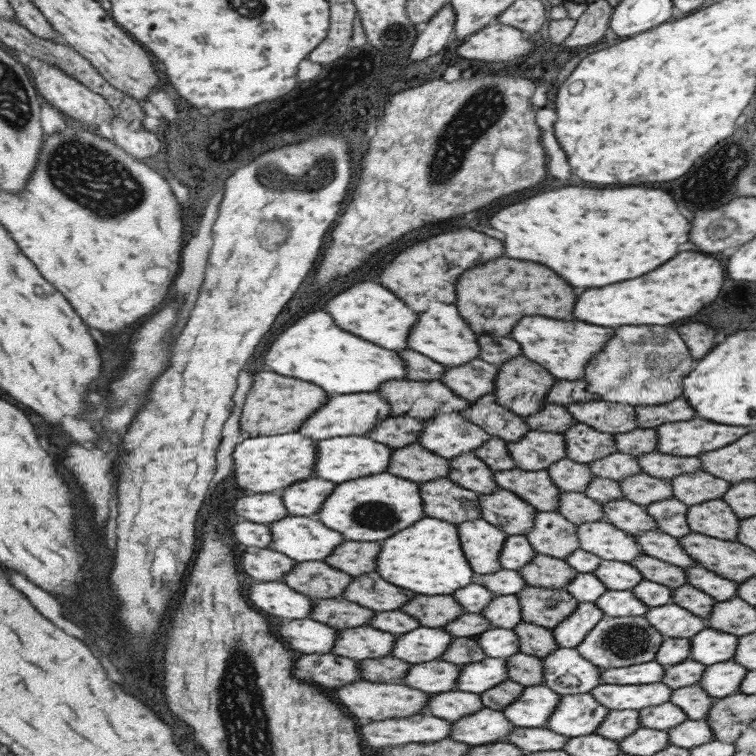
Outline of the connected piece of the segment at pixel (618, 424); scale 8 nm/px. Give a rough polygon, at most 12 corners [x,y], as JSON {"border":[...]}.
{"border":[[595,399],[567,405],[577,423],[602,433],[636,428],[631,405]]}

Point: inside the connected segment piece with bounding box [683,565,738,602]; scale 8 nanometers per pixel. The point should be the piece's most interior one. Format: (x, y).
(720, 589)

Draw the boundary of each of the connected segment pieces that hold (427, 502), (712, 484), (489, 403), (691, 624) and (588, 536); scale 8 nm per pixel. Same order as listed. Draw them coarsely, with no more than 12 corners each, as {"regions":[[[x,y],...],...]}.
{"regions":[[[445,477],[419,482],[425,517],[480,518],[478,493]],[[702,470],[669,484],[685,506],[721,499],[731,485]],[[492,394],[458,413],[490,437],[517,442],[526,420],[494,401]],[[671,602],[643,617],[664,638],[690,639],[702,618]],[[602,520],[576,526],[577,547],[601,560],[631,562],[636,540]]]}

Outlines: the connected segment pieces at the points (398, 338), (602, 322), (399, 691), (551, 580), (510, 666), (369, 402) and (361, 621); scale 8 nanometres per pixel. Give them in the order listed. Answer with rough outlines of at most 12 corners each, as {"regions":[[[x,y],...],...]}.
{"regions":[[[357,282],[323,310],[387,350],[405,350],[418,313]],[[681,252],[577,296],[573,318],[667,326],[715,300],[719,262]],[[358,680],[333,688],[357,718],[421,714],[426,692]],[[535,554],[517,571],[529,586],[565,589],[578,573],[564,560]],[[516,652],[503,658],[521,686],[542,684],[542,660]],[[377,392],[337,394],[299,432],[363,436],[390,416]],[[341,597],[317,600],[309,618],[334,629],[365,626],[373,610]]]}

